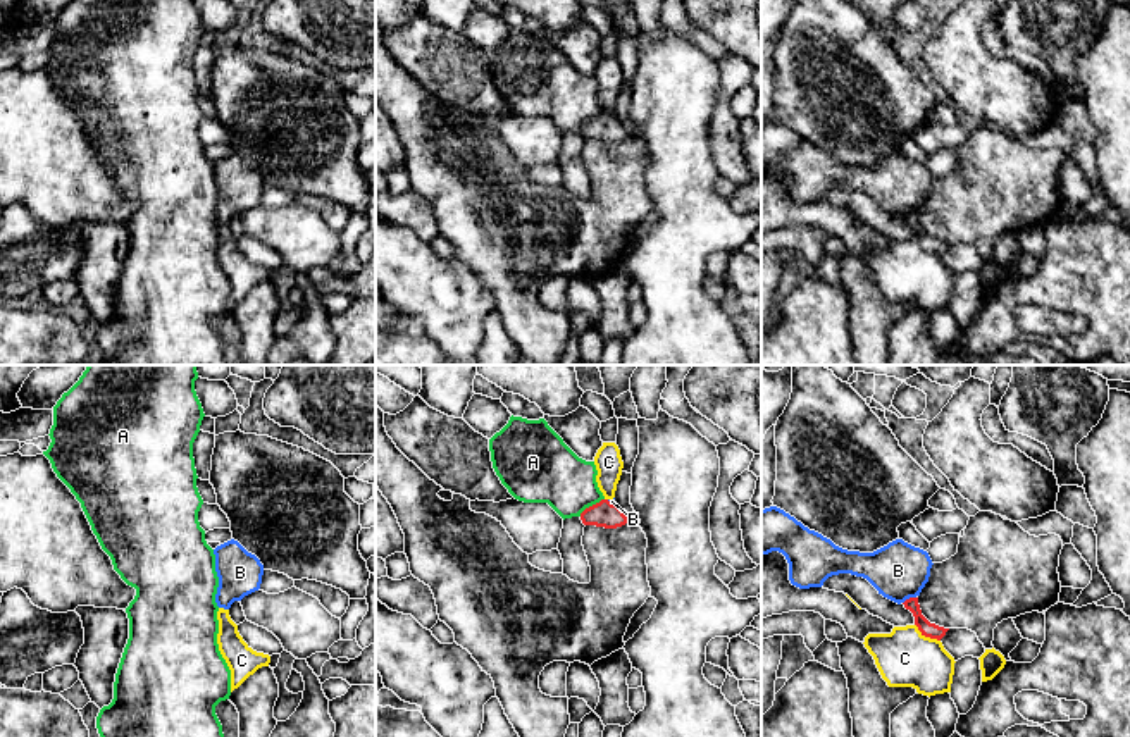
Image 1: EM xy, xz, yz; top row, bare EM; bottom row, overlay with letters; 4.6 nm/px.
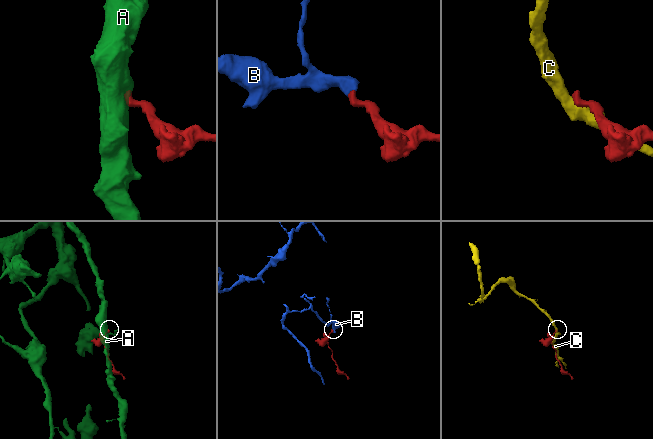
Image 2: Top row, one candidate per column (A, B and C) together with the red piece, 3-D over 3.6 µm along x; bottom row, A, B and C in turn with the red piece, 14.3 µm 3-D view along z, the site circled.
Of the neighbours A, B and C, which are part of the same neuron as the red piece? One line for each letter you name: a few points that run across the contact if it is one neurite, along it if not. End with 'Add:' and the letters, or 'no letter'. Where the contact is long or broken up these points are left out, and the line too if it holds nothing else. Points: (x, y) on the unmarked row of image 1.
B: Line: yz (927, 243), (910, 212), (898, 185)
Add: B

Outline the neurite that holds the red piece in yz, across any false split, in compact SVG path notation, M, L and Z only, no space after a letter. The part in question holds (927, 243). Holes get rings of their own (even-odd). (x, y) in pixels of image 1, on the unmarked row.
M777 121L761 124L761 170L779 165L789 177L789 195L799 203L822 201L823 196L839 188L866 193L884 212L904 219L915 231L922 250L941 255L949 243L930 238L920 224L918 210L930 191L932 174L927 165L896 153L873 167L848 165L835 160L822 148L810 145L794 131Z

